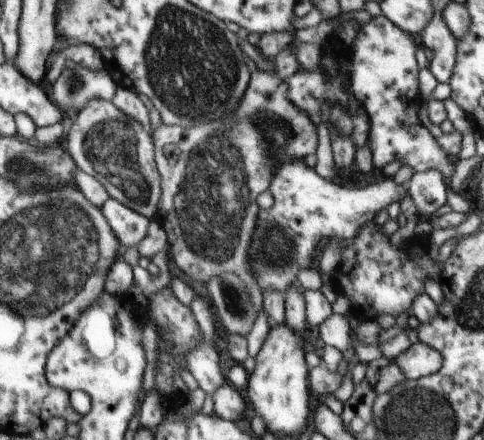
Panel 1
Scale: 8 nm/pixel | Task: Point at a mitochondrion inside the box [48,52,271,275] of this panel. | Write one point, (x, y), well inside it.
(111, 147)

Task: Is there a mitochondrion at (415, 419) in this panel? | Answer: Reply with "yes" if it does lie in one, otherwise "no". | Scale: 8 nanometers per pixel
yes

